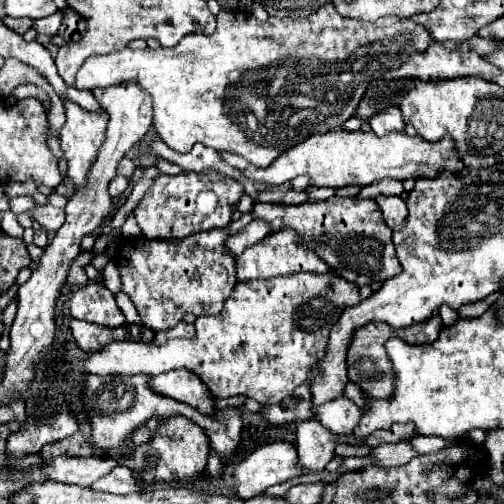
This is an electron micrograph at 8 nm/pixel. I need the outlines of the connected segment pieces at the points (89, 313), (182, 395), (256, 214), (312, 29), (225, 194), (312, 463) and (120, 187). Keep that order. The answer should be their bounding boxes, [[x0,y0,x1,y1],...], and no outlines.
[[70,282,126,328],[150,368,214,414],[252,196,402,286],[74,2,432,168],[134,172,244,240],[296,420,334,474],[110,174,128,198]]

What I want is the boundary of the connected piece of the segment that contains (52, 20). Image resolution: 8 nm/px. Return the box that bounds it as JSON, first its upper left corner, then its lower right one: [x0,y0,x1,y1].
[34,12,64,36]

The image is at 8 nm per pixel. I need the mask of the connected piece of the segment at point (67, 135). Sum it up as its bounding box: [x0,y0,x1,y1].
[60,100,108,190]

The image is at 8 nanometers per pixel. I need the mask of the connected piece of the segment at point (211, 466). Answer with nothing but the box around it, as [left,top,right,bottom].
[208,450,222,476]

